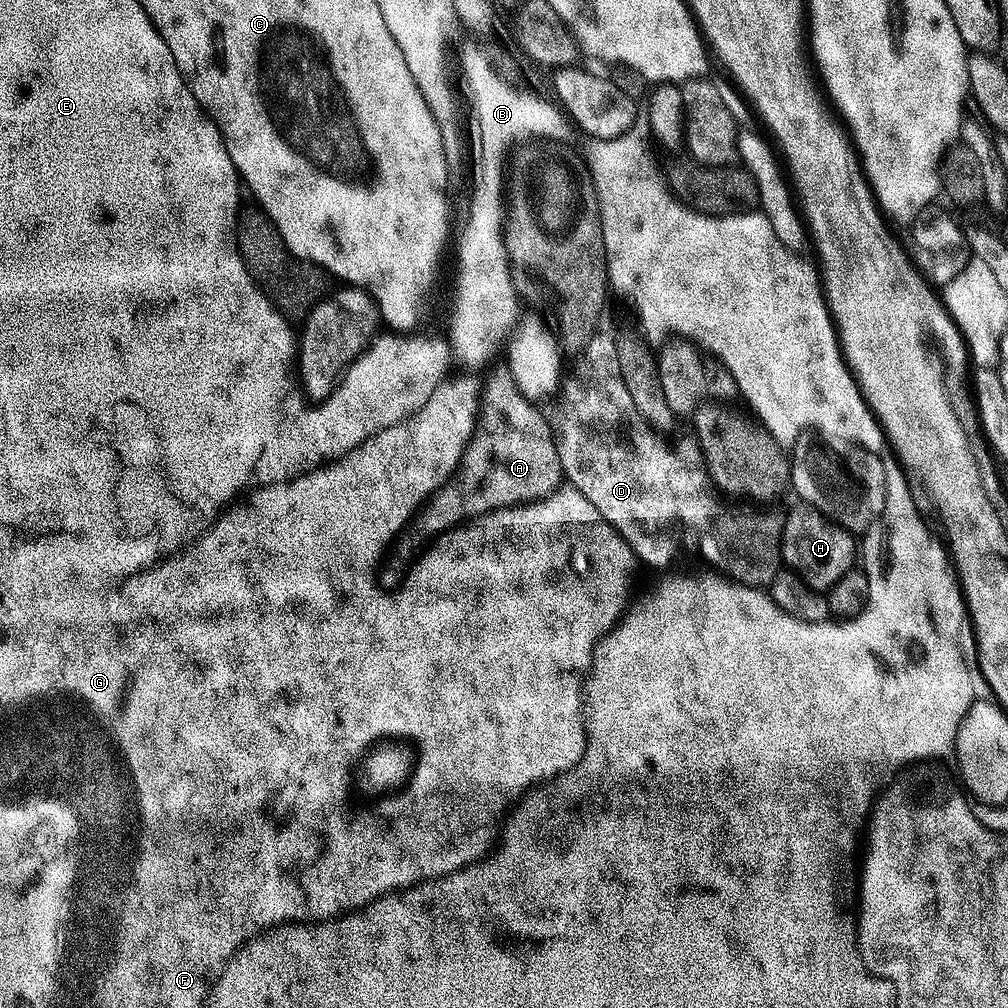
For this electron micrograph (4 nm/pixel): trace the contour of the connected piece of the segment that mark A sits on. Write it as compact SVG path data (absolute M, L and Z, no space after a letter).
M501 366L501 368L495 368L496 367L493 367L491 369L491 371L493 370L492 376L485 378L484 389L479 389L476 427L472 430L472 438L464 448L464 453L462 454L460 463L456 465L456 470L452 473L450 479L428 497L426 503L419 509L418 515L415 517L414 524L417 524L426 535L432 536L431 538L439 537L441 534L451 533L452 529L459 528L475 520L478 516L486 516L490 512L496 512L499 508L514 508L517 506L531 505L531 500L540 500L543 496L550 495L559 484L562 484L564 471L560 465L560 459L558 458L553 425L550 423L550 420L547 420L547 418L539 412L538 409L540 408L537 407L535 403L525 399L523 394L519 392L519 388L515 385L514 378L511 376L507 367Z

